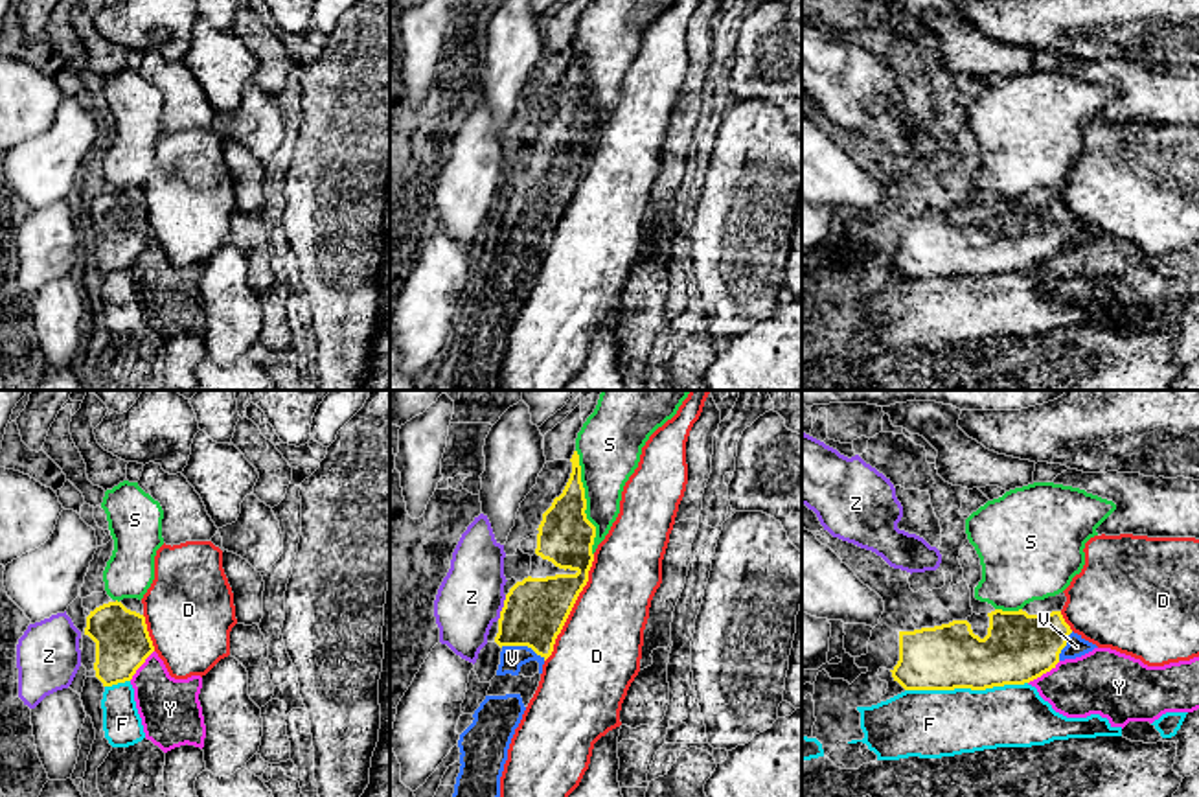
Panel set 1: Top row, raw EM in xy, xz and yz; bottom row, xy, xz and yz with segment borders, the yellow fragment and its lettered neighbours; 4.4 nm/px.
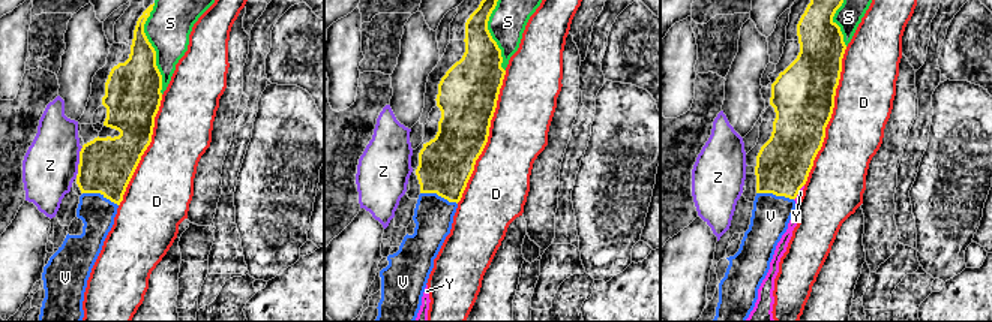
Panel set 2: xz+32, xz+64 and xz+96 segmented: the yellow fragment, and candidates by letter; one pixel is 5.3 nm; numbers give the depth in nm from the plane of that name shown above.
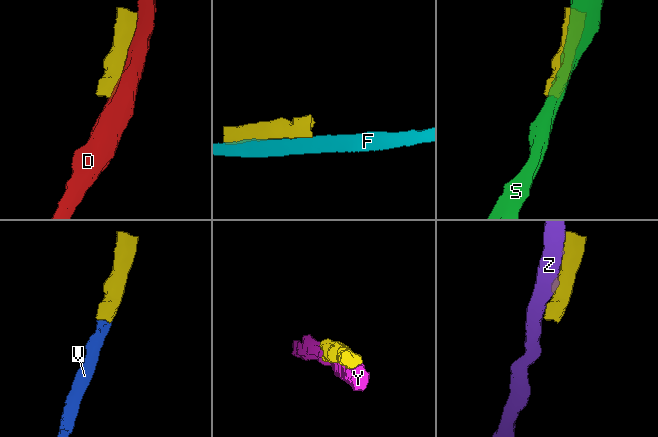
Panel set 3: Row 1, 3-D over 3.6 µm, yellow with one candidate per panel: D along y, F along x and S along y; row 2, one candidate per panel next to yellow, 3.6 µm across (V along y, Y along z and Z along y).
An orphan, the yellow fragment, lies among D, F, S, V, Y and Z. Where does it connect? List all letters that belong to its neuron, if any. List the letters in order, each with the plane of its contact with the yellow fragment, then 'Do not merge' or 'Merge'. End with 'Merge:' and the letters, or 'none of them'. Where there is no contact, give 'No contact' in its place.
D: Touches yellow in xz. Do not merge
F: Touches yellow in yz. Do not merge
S: Touches yellow in xz. Do not merge
V: Touches yellow in xz. Merge
Y: Touches yellow in yz. Do not merge
Z: Touches yellow in xz. Do not merge
Merge: V

